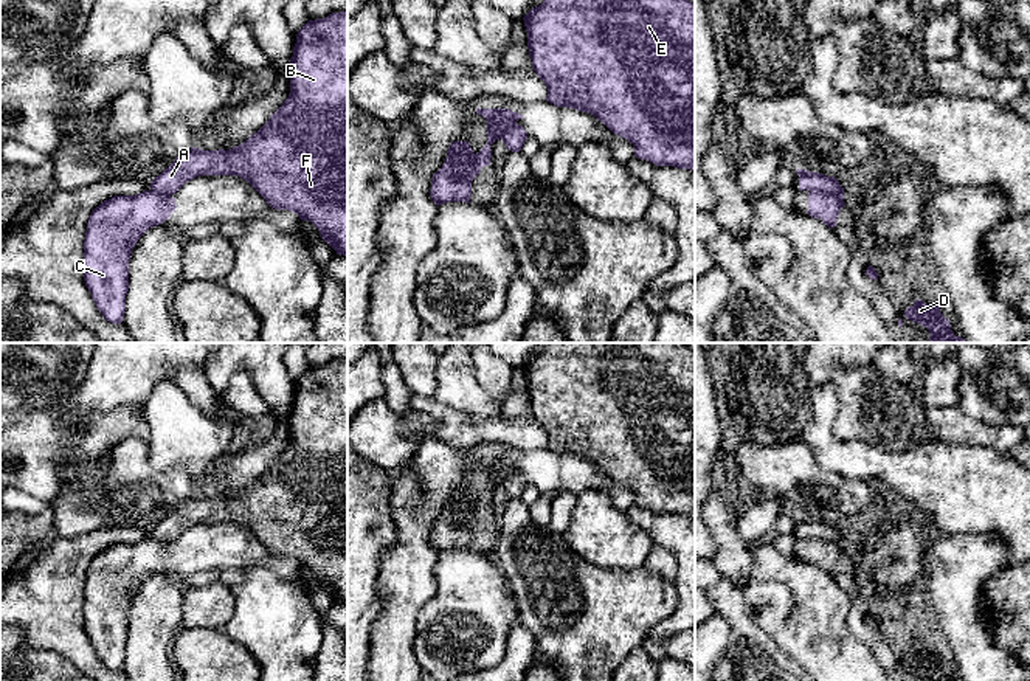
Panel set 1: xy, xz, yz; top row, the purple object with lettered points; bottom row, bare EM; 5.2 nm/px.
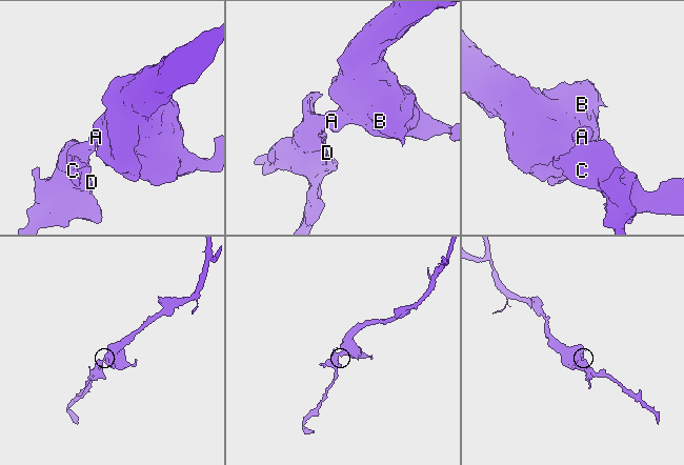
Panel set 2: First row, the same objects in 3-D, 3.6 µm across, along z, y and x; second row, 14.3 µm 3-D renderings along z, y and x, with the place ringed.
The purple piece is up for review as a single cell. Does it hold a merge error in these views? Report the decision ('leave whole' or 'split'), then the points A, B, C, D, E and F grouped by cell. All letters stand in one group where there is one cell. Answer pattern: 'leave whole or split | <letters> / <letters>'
split | A B E F / C D

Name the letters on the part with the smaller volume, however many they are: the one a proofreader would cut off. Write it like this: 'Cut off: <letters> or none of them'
Cut off: C, D

